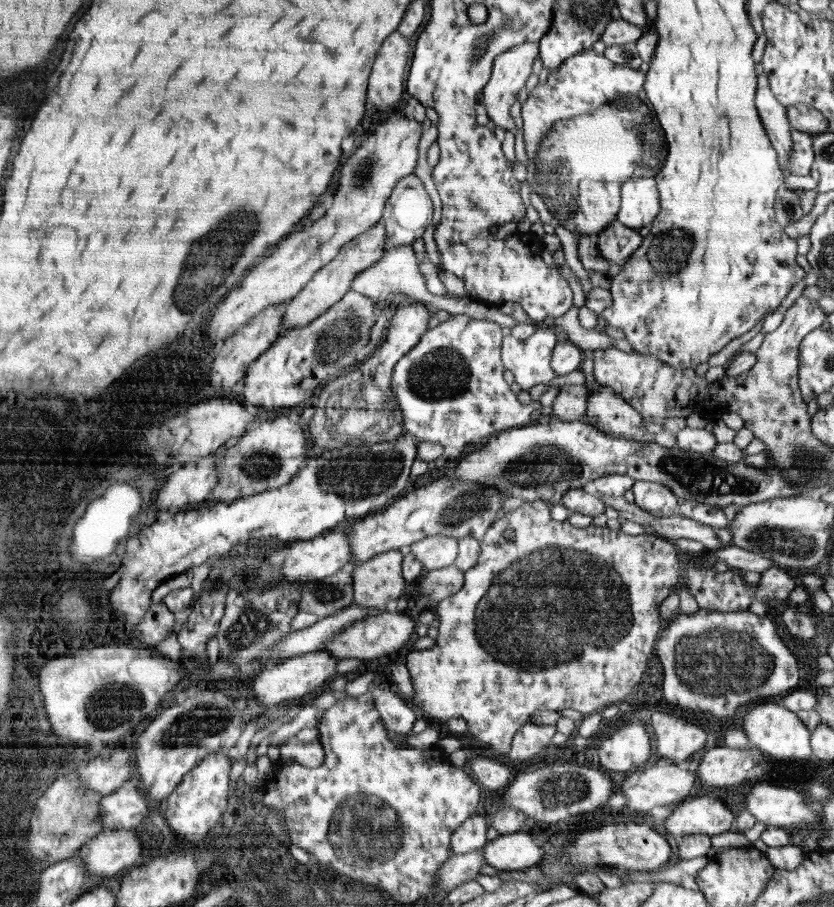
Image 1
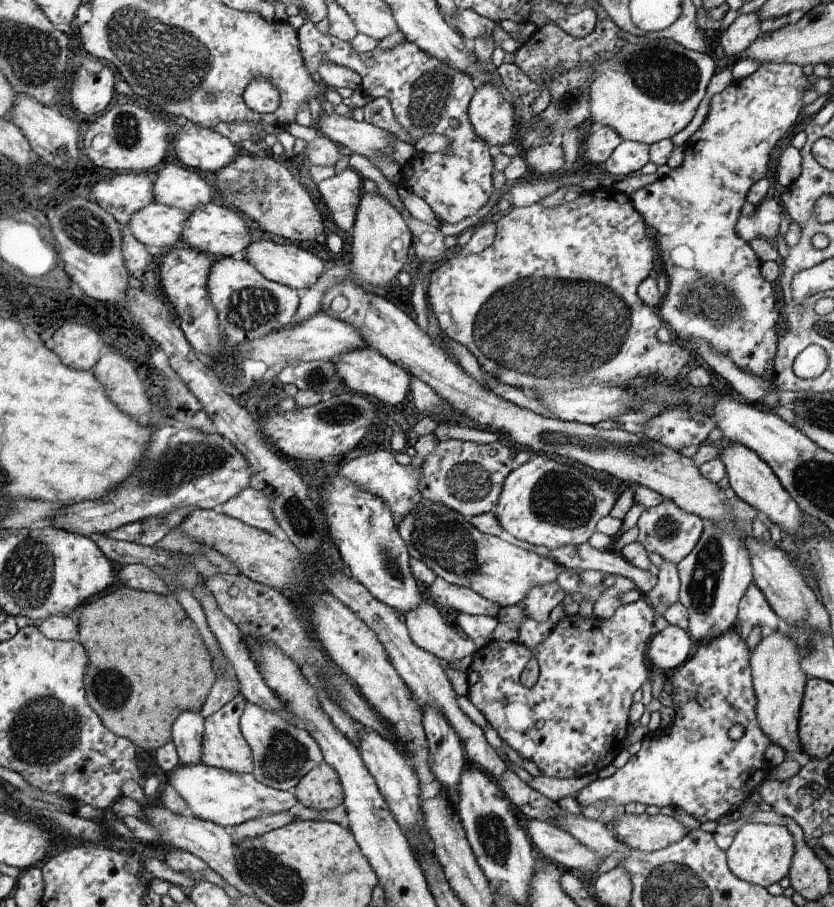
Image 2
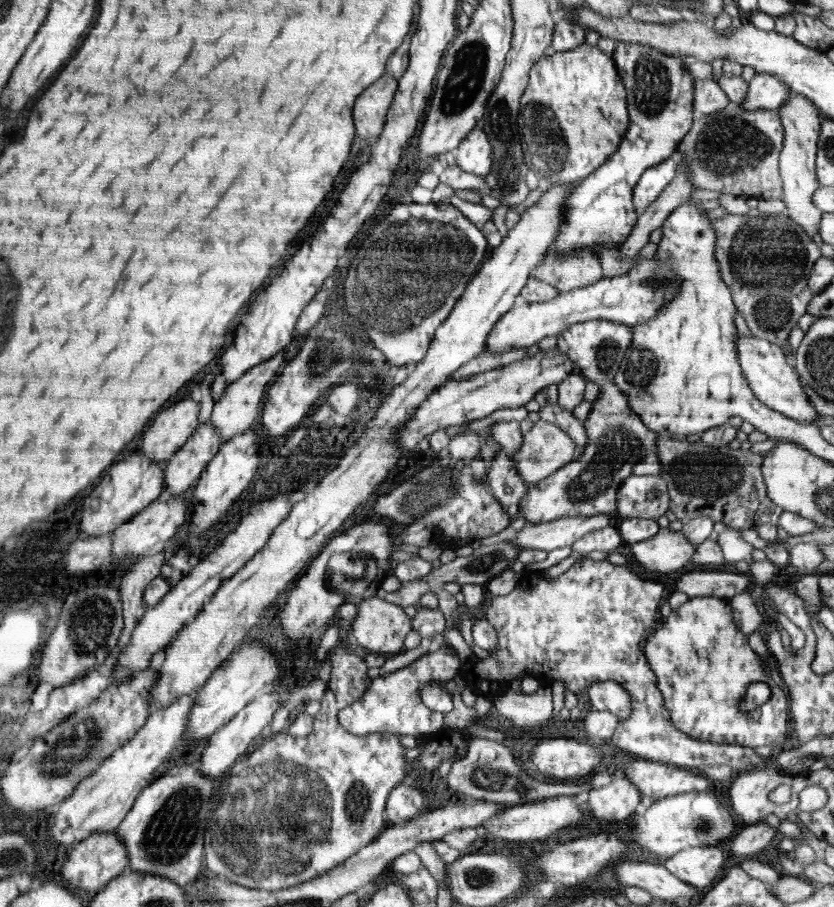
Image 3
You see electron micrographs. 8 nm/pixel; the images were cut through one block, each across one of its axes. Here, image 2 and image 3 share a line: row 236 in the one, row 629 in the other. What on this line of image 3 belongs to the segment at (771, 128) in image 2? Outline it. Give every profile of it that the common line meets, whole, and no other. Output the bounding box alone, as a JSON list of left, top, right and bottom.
[645,596,788,748]

